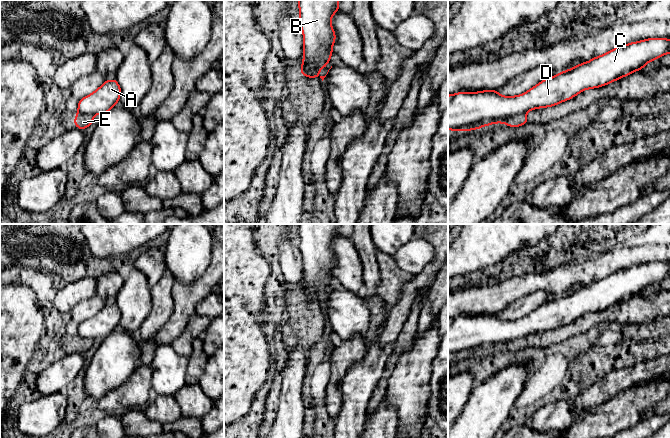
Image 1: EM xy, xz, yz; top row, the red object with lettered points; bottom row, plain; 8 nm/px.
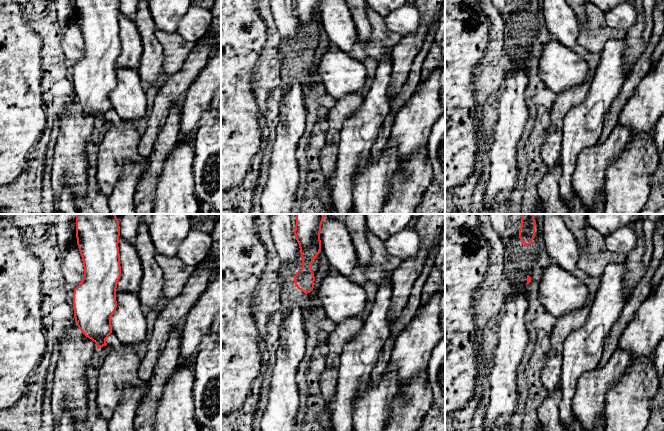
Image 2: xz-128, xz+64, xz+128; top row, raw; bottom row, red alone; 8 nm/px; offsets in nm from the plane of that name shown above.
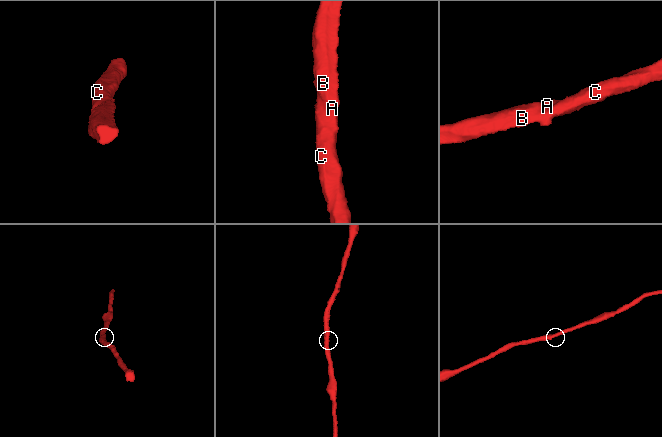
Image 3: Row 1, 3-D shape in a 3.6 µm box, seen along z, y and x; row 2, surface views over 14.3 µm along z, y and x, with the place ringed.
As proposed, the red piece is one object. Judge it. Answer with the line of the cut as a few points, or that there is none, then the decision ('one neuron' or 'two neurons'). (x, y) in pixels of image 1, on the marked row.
cut xz (301, 69), (313, 69), (317, 73); two neurons

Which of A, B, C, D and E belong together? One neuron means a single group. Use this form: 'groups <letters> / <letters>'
groups A B C D / E

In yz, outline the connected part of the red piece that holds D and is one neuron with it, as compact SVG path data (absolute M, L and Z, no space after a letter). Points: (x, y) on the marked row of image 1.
M649 38L614 48L588 62L562 71L551 78L546 78L525 93L517 96L501 96L498 90L458 92L448 95L448 130L464 132L476 130L494 123L504 123L508 118L525 114L530 110L558 105L574 98L586 89L608 85L641 70L645 68L647 62L653 62L668 53L670 53L670 39Z

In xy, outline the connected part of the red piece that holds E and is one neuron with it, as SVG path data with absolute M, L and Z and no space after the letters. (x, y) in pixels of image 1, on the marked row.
M77 114L74 118L73 124L80 130L83 130L91 126L93 121L94 121L94 115L92 114Z

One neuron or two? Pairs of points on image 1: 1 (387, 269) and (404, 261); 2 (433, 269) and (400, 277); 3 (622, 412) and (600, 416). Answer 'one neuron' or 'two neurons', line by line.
1: two neurons
2: two neurons
3: one neuron

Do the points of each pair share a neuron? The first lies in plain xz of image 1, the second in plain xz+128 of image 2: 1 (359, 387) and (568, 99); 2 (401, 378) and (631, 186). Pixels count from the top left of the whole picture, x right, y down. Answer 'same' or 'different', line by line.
1: different
2: different

